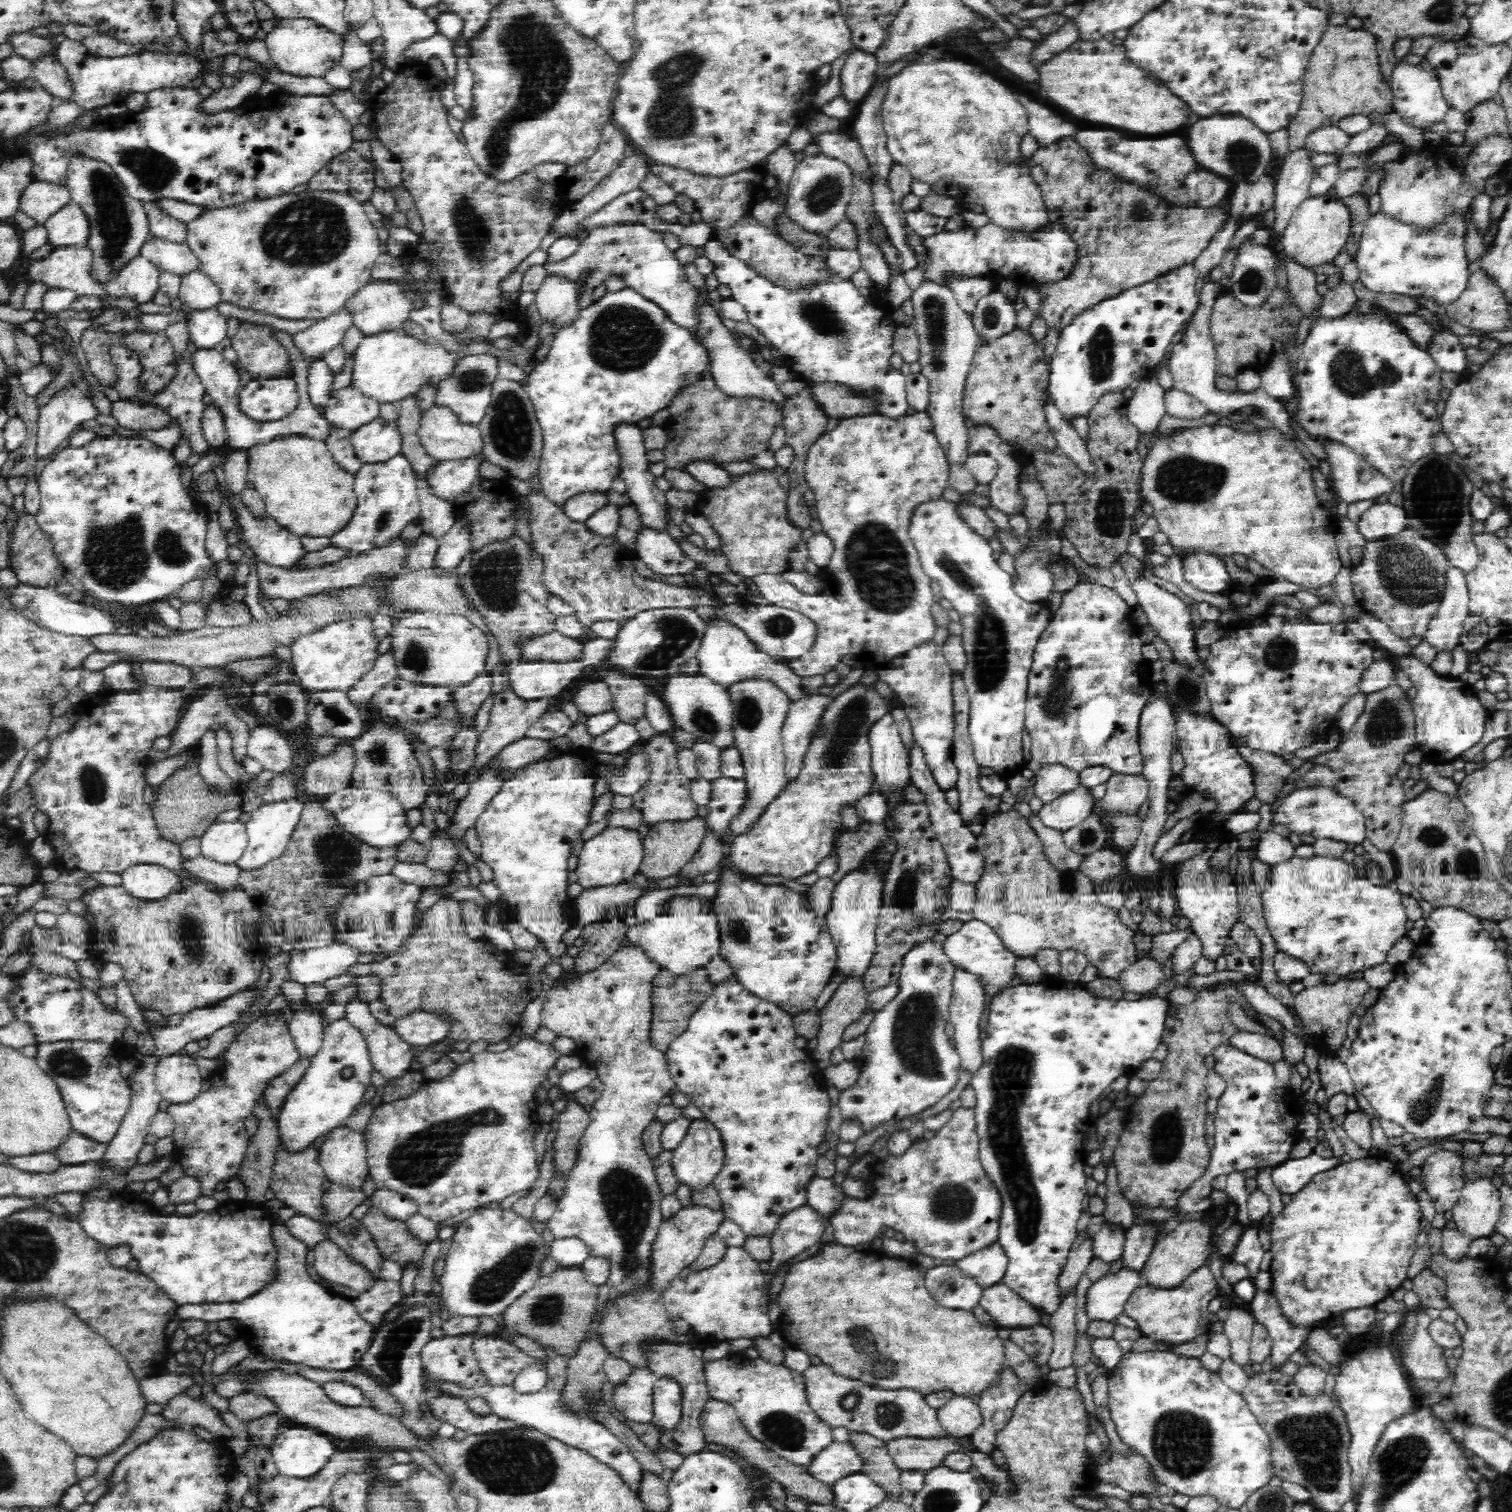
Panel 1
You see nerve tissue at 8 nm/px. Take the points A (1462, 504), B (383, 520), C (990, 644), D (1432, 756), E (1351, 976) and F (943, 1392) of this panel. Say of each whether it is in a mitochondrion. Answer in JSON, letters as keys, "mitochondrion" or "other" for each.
{"A":"mitochondrion","B":"mitochondrion","C":"mitochondrion","D":"other","E":"other","F":"other"}

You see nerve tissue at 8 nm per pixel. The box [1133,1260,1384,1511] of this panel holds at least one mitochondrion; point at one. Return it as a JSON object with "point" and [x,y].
{"point":[1315,1438]}

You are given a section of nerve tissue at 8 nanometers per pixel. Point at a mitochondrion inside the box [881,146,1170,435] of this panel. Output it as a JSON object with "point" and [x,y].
{"point":[933,311]}

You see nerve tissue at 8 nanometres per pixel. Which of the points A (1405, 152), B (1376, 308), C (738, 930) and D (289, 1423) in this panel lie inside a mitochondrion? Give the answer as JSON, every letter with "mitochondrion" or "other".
{"A":"other","B":"other","C":"mitochondrion","D":"other"}

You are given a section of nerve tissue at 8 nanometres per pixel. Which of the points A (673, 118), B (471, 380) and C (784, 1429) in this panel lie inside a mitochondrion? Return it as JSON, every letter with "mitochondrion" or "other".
{"A":"mitochondrion","B":"mitochondrion","C":"mitochondrion"}

